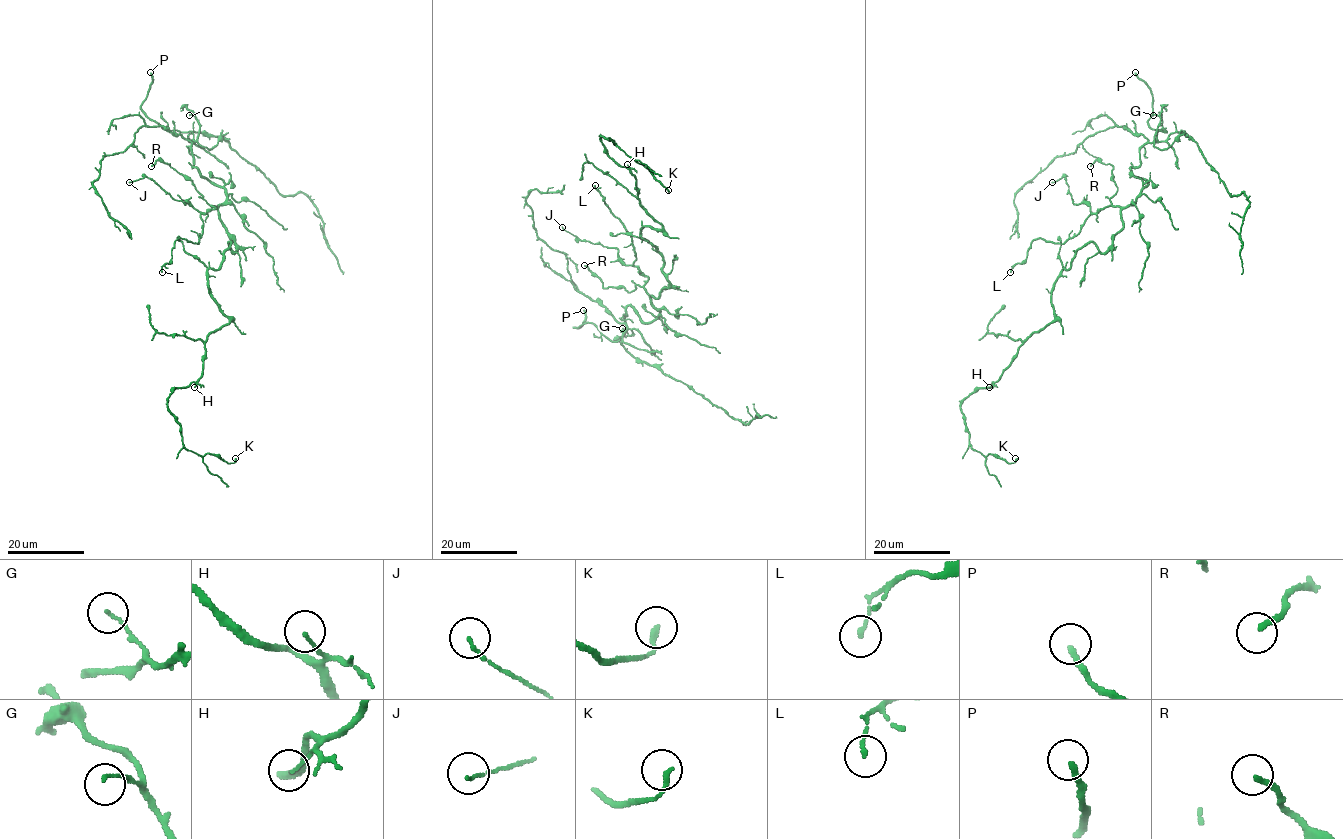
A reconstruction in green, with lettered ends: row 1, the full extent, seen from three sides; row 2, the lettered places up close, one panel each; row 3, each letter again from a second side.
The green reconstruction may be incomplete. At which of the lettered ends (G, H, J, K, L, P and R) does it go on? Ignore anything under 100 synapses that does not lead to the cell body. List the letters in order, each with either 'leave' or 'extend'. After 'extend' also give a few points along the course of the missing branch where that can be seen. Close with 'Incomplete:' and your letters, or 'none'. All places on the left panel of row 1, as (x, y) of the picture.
G: leave
H: leave
J: leave
K: leave
L: leave
P: extend; missing branch runs (150, 72), (137, 68), (133, 59)
R: leave
Incomplete: P

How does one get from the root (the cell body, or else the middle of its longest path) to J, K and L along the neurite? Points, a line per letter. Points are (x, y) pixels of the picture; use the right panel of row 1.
J: (1115, 235), (1122, 227), (1119, 206), (1108, 205), (1092, 213), (1085, 203), (1073, 202), (1064, 177), (1052, 182)
K: (1115, 235), (1104, 252), (1093, 242), (1076, 252), (1052, 292), (1054, 319), (961, 405), (974, 450), (1015, 458)
L: (1115, 235), (1122, 227), (1121, 208), (1108, 205), (1092, 213), (1062, 244), (1034, 239), (1027, 257), (1010, 272)

